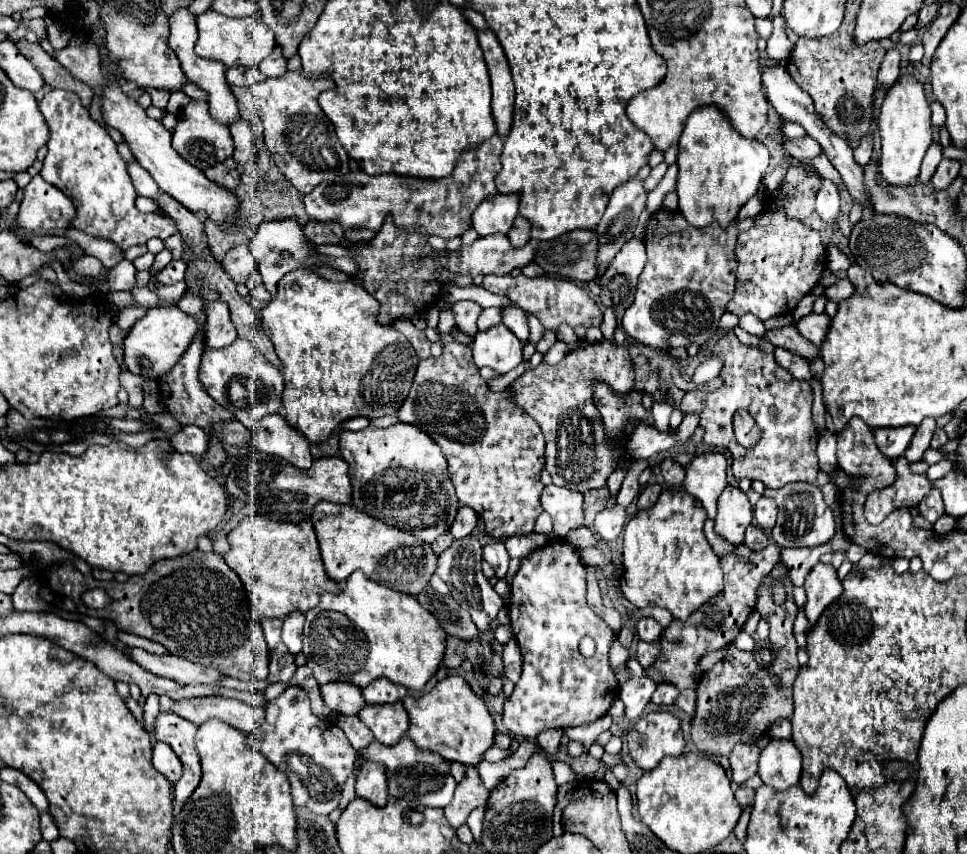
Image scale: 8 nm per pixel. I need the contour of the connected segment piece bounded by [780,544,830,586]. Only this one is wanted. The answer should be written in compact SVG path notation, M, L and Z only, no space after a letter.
M830 544L818 546L814 550L798 550L798 548L780 548L780 562L786 566L788 576L794 586L802 586L806 574L820 560L822 554L830 552Z

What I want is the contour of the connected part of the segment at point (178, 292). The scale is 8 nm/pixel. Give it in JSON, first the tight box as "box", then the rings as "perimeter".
{"box":[156,282,186,306],"perimeter":[[[174,282],[174,284],[170,284],[170,286],[158,288],[156,294],[158,294],[164,302],[168,302],[168,306],[174,306],[174,304],[182,298],[184,290],[186,290],[186,282]]]}

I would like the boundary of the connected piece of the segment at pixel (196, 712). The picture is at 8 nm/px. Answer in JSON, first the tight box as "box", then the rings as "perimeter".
{"box":[170,696,264,734],"perimeter":[[[216,696],[174,700],[170,712],[190,720],[196,726],[204,724],[210,718],[220,718],[222,722],[246,734],[254,732],[262,724],[262,716],[264,716],[264,708],[254,708],[240,700],[216,698]]]}

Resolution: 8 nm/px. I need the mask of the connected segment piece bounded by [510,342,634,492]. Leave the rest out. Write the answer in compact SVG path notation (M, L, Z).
M614 342L584 344L566 354L562 362L554 366L542 362L510 384L514 404L542 428L546 438L544 460L552 484L576 492L606 486L608 476L618 468L618 458L622 456L620 446L606 438L602 416L594 406L594 382L604 382L616 394L630 394L634 390L634 370L624 346Z

